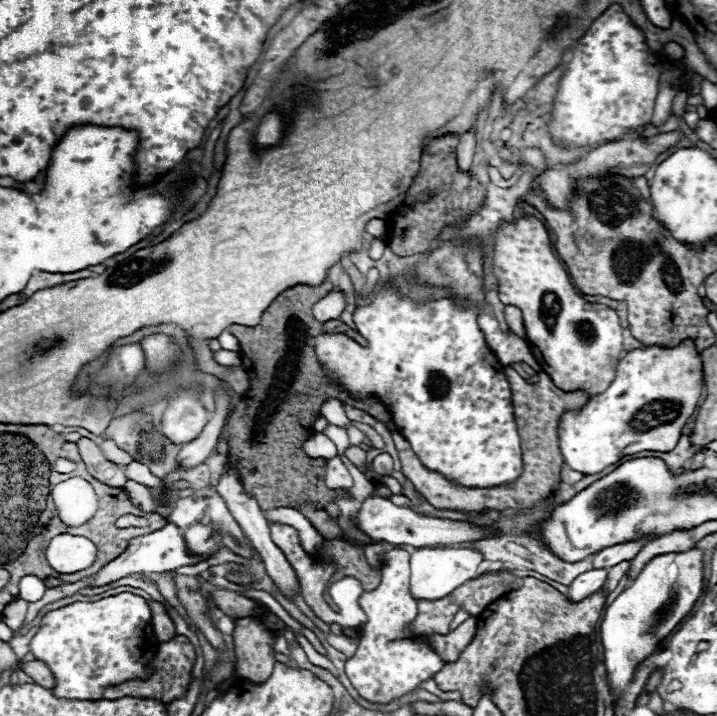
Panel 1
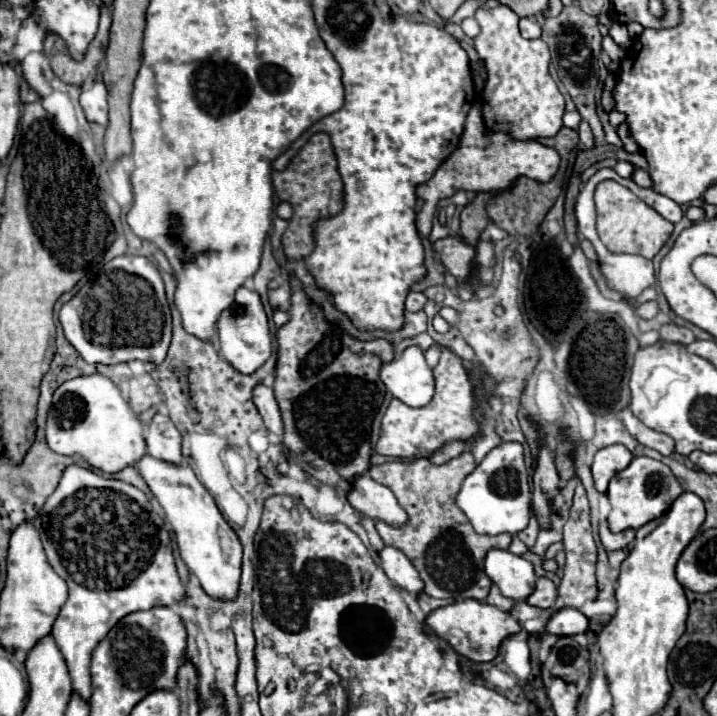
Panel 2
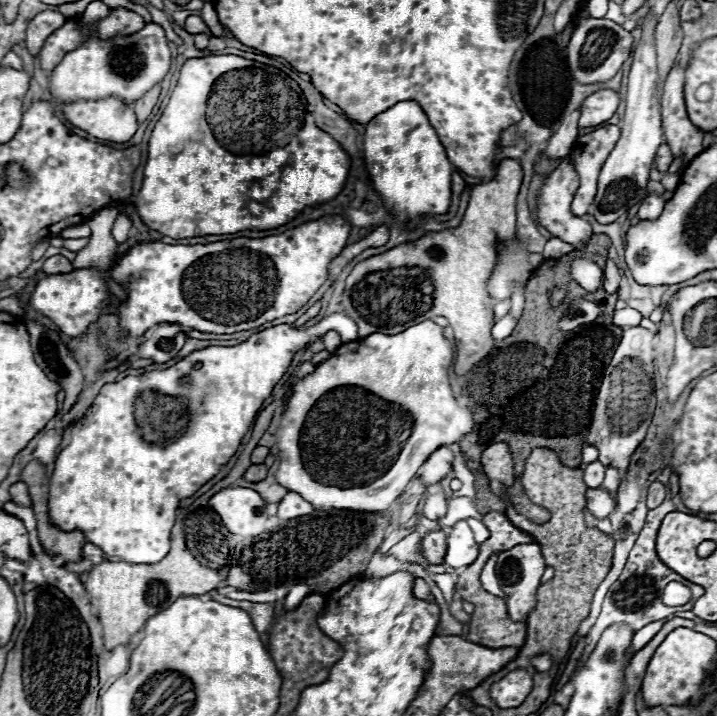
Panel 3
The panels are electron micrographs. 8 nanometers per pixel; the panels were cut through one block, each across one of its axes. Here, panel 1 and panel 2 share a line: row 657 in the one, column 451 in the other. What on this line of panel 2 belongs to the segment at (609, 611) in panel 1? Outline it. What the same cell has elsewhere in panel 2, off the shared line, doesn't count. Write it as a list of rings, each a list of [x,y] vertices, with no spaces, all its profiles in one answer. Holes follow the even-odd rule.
[[[462,600],[462,602],[454,602],[448,606],[436,608],[434,612],[428,614],[426,624],[442,640],[446,640],[456,654],[460,654],[472,662],[492,662],[498,656],[500,644],[508,636],[520,632],[520,624],[510,612],[502,612],[496,606],[478,602],[478,600]]]

